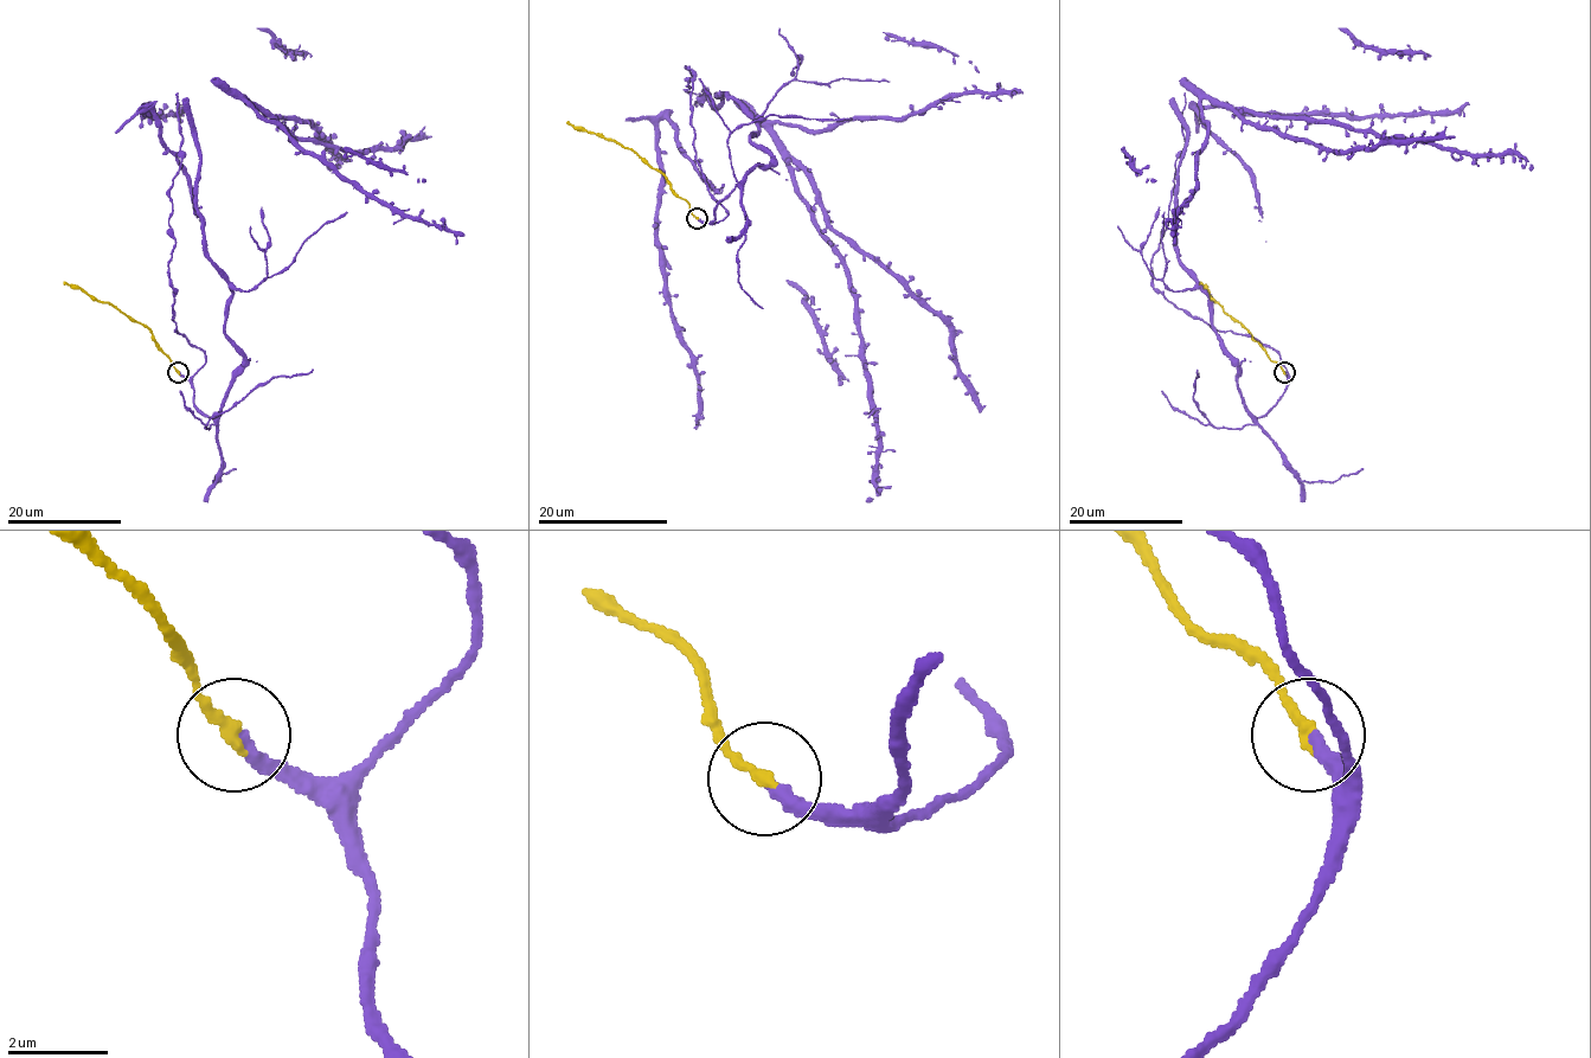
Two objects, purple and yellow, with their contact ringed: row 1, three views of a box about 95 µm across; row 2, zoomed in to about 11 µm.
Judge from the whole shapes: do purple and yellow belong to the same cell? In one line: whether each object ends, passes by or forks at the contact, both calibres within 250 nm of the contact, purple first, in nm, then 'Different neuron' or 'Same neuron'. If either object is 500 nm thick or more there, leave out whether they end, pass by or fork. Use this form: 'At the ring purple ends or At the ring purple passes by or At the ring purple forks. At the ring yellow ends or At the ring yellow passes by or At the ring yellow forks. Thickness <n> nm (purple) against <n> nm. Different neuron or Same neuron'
At the ring purple ends. At the ring yellow ends. Thickness 280 nm (purple) against 280 nm. Same neuron

